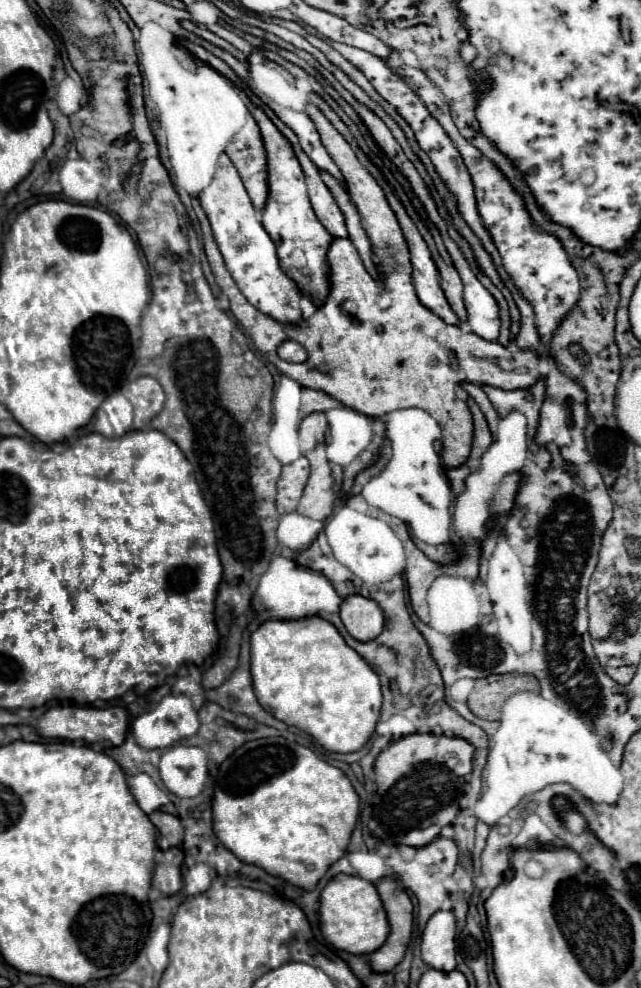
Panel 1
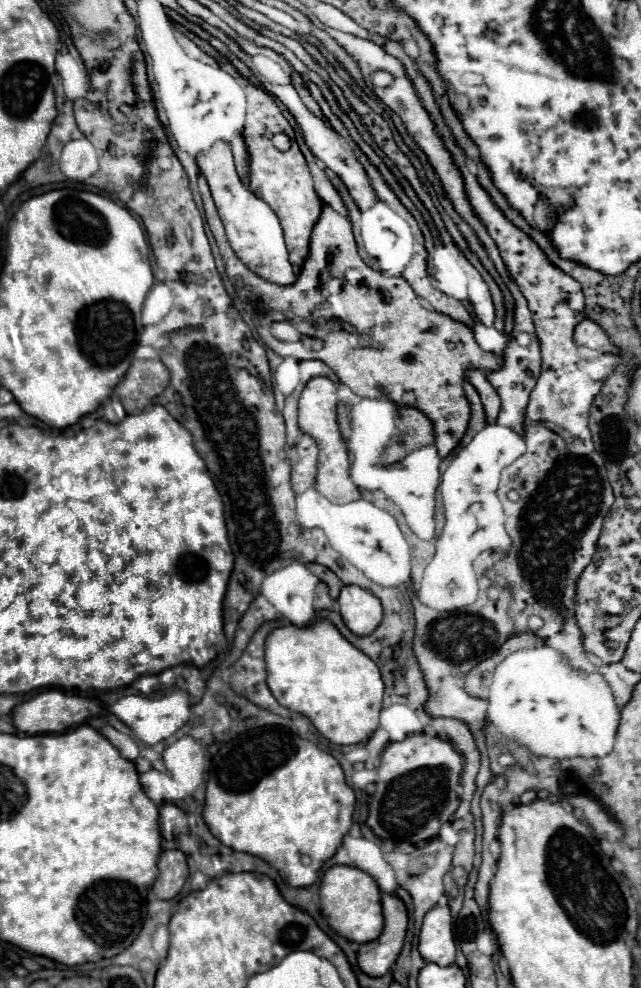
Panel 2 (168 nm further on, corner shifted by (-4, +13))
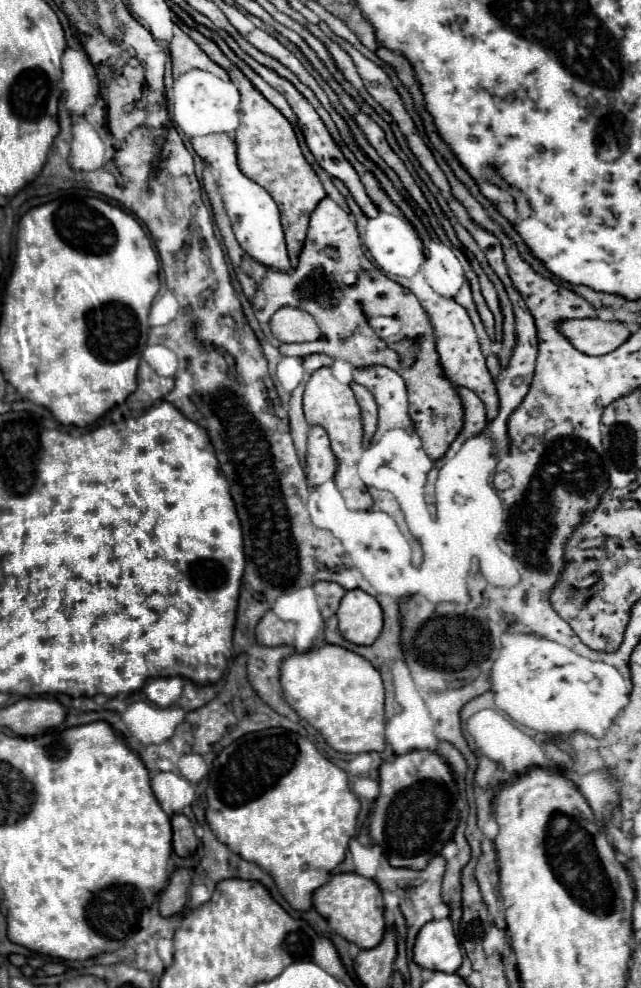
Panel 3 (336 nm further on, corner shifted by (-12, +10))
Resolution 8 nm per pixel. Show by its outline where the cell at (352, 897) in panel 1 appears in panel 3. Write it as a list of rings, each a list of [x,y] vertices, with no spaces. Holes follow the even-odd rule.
[[[338,873],[326,885],[314,891],[314,909],[328,921],[328,925],[346,941],[360,945],[360,949],[372,949],[384,937],[384,903],[382,891],[372,881],[358,873]]]

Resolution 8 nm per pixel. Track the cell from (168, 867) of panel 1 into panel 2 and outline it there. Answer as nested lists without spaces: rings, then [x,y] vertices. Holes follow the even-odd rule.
[[[164,850],[158,860],[158,870],[160,870],[160,874],[158,874],[152,890],[158,898],[170,900],[182,890],[182,886],[188,878],[186,854],[182,850]]]

